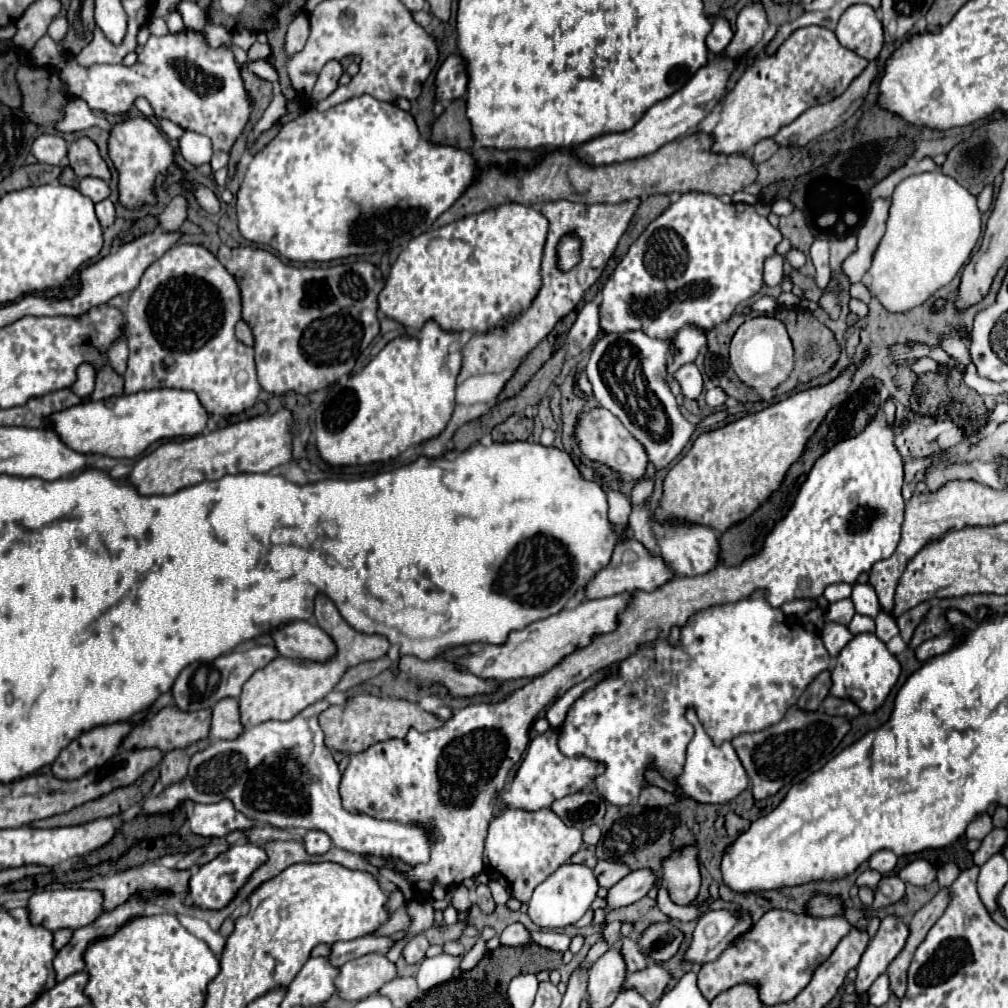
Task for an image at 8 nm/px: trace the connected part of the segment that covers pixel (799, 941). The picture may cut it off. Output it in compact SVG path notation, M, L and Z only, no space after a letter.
M769 910L747 934L735 938L717 962L701 966L697 974L697 988L709 1002L737 984L757 988L759 1000L765 1006L789 1002L809 984L813 972L831 956L849 930L851 924L843 916L815 918L809 914L795 914L791 910Z

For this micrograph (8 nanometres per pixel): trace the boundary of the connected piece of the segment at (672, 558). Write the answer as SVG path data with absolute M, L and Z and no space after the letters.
M653 522L653 534L661 546L661 556L667 560L671 570L677 576L699 576L711 572L717 564L721 564L721 546L719 546L719 536L713 528L707 526L679 526L673 522L667 524L657 524Z

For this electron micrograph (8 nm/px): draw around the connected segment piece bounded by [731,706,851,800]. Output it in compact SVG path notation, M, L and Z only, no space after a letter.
M791 706L781 722L759 732L739 734L731 740L731 744L751 780L753 798L763 800L777 794L797 774L809 770L815 762L829 756L849 730L851 720L845 716L831 716L823 708L809 712L801 710L799 706Z

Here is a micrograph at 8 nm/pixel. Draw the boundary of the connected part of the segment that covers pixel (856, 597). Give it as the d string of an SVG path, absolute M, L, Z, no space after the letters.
M865 582L865 584L855 584L855 586L853 586L853 596L851 596L851 600L853 600L853 604L855 604L855 610L857 610L859 614L863 614L863 616L875 618L875 616L879 614L879 610L881 610L879 598L877 598L877 594L875 594L875 588L873 588L869 582Z

